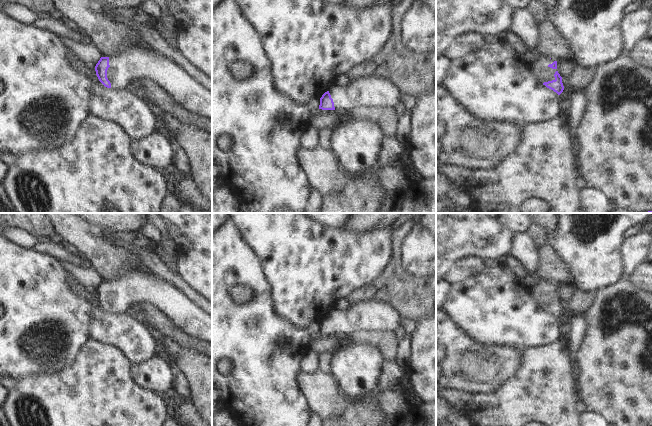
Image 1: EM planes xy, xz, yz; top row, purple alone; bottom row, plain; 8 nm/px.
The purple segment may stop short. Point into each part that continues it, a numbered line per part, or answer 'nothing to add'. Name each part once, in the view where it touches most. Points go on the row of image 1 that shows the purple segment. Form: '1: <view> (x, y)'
1: yz (525, 25)

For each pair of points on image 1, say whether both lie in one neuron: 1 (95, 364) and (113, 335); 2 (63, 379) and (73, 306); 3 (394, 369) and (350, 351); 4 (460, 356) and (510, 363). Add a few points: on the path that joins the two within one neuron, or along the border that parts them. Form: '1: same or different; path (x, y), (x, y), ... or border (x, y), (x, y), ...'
1: different; border (93, 338), (118, 346), (128, 357)
2: different; border (81, 351), (77, 359), (70, 366), (42, 373)
3: different; border (384, 360), (379, 384), (376, 387)
4: same; path (472, 363), (498, 363)

